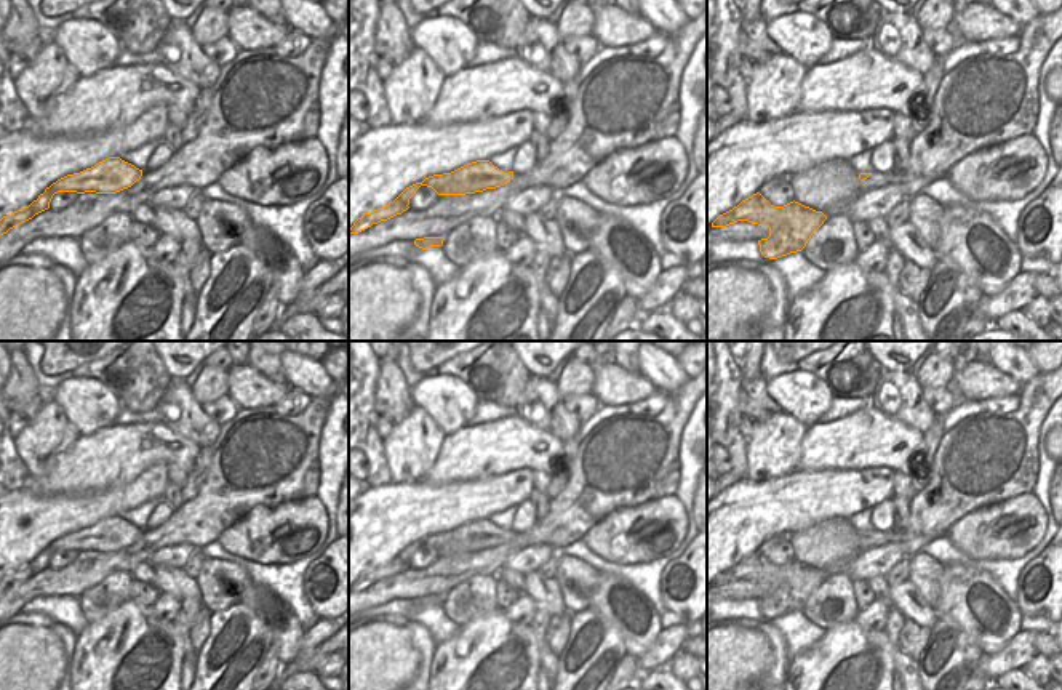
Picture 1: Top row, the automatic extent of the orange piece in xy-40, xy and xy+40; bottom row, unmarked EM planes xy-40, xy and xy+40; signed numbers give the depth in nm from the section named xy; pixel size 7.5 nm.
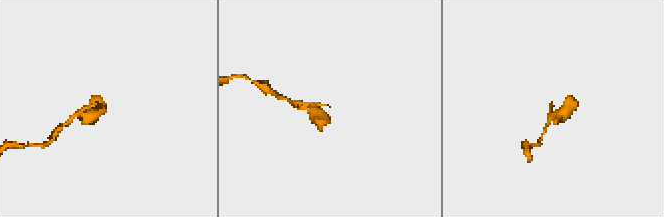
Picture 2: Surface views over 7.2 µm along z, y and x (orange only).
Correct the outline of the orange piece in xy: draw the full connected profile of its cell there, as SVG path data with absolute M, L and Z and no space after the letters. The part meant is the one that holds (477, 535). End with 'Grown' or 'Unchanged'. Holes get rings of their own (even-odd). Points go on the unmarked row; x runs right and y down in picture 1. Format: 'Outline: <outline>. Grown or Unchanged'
Outline: M477 519L451 532L429 535L422 541L416 541L406 546L389 564L377 567L371 572L365 572L353 581L353 584L349 588L349 592L358 592L371 586L373 583L401 573L409 567L409 557L421 544L432 546L438 554L465 554L501 546L510 541L512 536L513 530L505 532L494 525L489 519Z. Unchanged

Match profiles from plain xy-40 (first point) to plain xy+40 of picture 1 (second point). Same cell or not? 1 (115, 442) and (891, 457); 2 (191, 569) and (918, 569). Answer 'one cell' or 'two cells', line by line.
1: one cell
2: two cells

